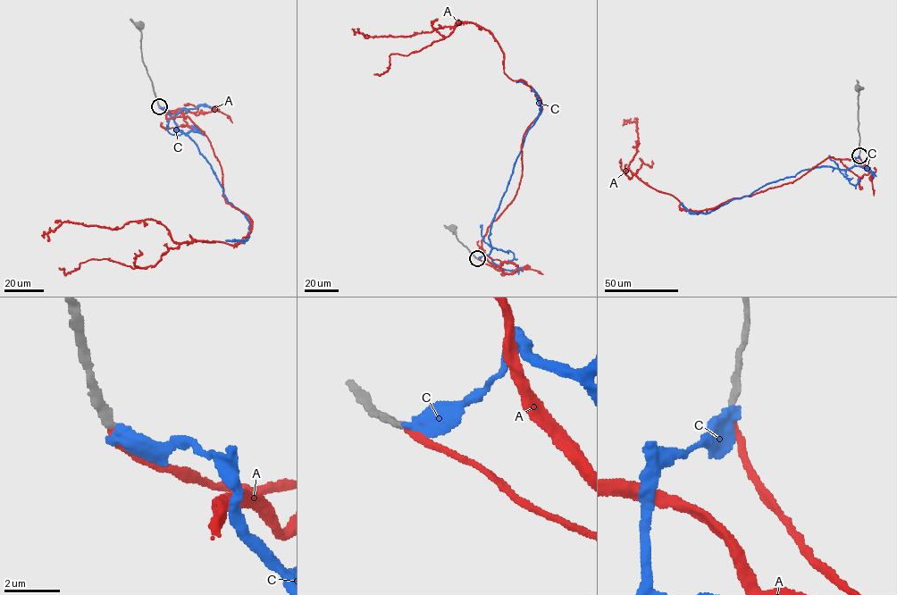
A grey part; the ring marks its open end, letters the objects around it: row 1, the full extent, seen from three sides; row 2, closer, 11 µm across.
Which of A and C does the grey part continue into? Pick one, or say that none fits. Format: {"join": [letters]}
{"join": ["A"]}

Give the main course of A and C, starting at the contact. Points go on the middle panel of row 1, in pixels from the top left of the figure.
A: (477, 258), (497, 266), (482, 239), (516, 194), (540, 97), (473, 23), (358, 29)
C: (478, 258), (491, 248), (489, 235), (494, 213), (527, 130), (540, 112), (536, 93), (516, 82)

